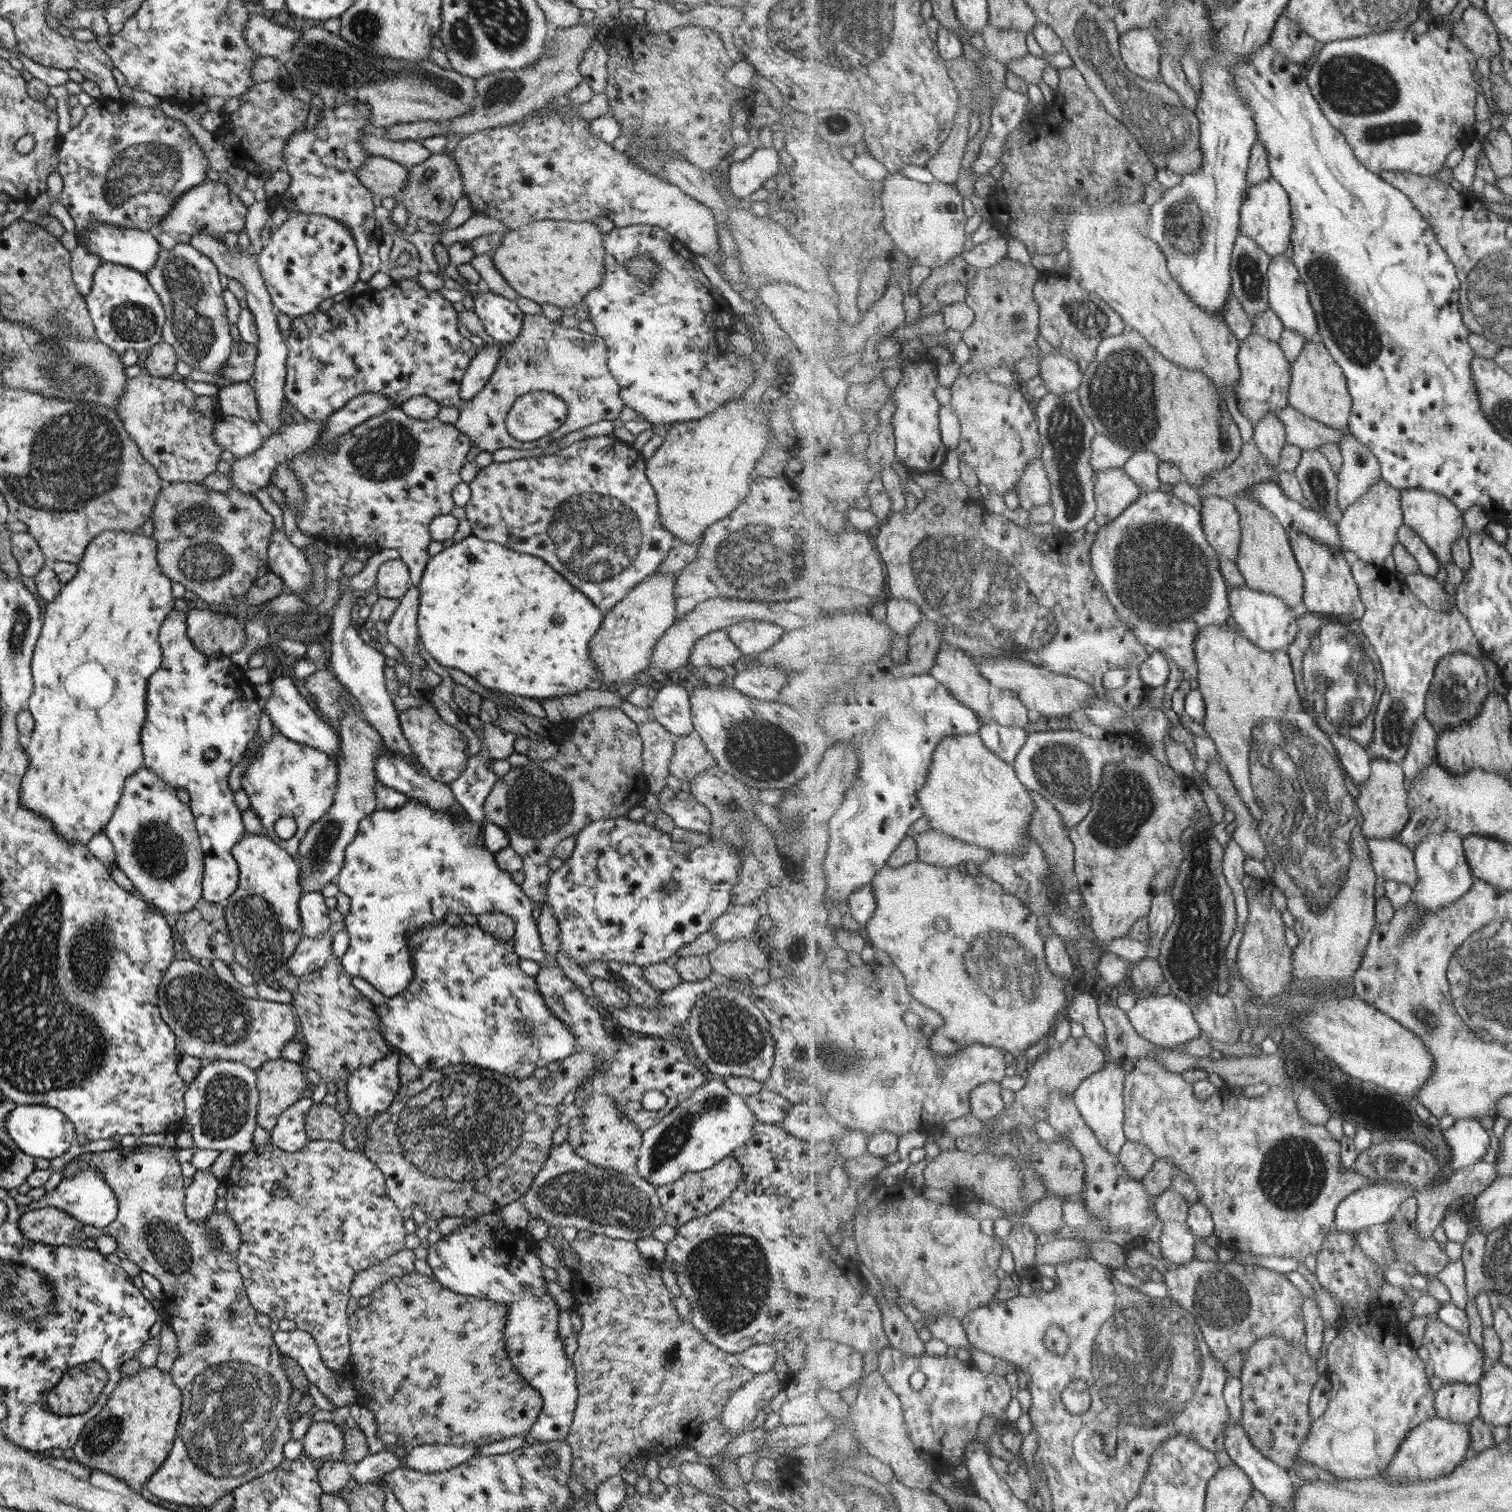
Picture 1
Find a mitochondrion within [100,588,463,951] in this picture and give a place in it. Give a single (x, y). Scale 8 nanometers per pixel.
(159, 851)

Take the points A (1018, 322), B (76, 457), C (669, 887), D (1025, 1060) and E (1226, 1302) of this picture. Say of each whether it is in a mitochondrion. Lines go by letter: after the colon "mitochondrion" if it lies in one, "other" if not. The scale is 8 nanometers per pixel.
A: mitochondrion
B: mitochondrion
C: mitochondrion
D: other
E: mitochondrion

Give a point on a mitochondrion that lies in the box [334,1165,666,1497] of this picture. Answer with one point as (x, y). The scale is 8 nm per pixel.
(615, 1202)

